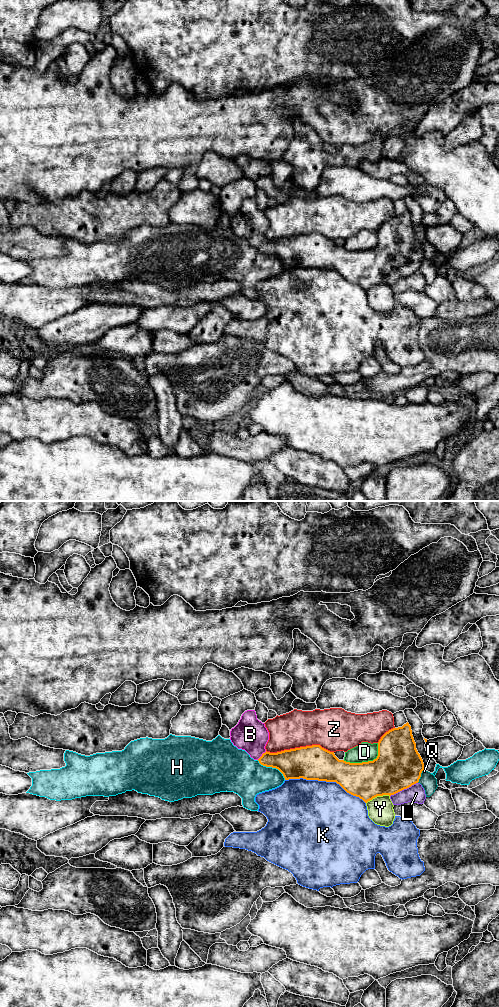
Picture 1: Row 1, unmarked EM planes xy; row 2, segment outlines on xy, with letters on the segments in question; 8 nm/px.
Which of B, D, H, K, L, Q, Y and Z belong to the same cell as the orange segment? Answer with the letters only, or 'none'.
B

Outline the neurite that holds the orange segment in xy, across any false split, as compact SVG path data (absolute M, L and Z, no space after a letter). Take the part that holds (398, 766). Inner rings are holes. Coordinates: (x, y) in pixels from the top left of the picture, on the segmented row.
M255 710L245 711L238 724L230 731L230 740L238 749L245 750L251 758L266 767L278 769L285 780L306 779L336 782L347 793L359 797L365 803L377 796L394 795L419 782L424 770L423 760L416 749L411 726L407 722L402 727L386 732L378 742L378 756L373 761L350 763L339 760L334 752L320 745L300 747L277 753L267 752L265 746L269 732L265 724L257 719Z

